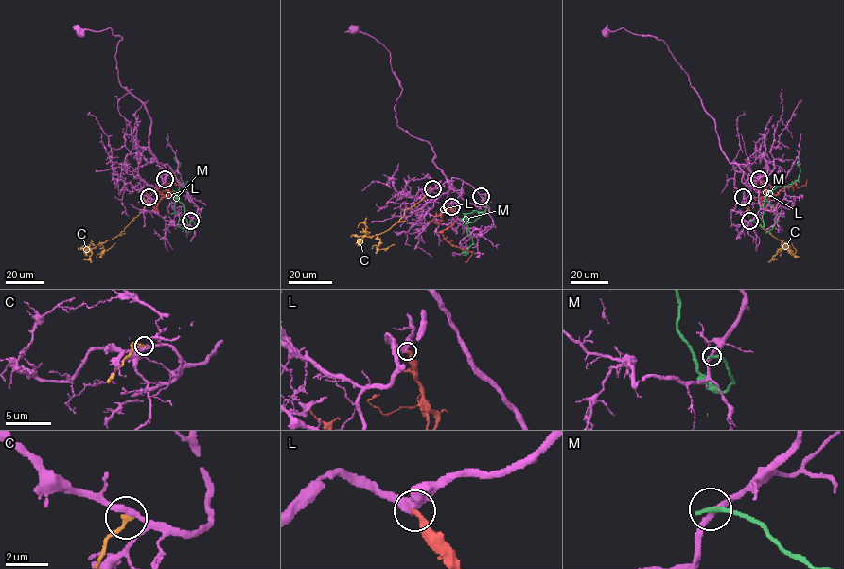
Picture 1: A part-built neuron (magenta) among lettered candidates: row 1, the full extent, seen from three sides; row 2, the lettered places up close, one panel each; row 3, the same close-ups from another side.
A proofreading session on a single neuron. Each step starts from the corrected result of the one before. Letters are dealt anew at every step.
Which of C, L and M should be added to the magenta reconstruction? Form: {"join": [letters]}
{"join": ["L"]}

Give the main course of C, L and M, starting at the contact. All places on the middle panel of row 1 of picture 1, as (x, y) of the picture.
C: (432, 188), (381, 233), (366, 236), (364, 222), (357, 227)
L: (450, 207), (458, 219), (441, 233), (449, 243), (471, 253), (465, 262)
M: (481, 196), (486, 208), (465, 215), (473, 243), (465, 255), (468, 253), (464, 250)

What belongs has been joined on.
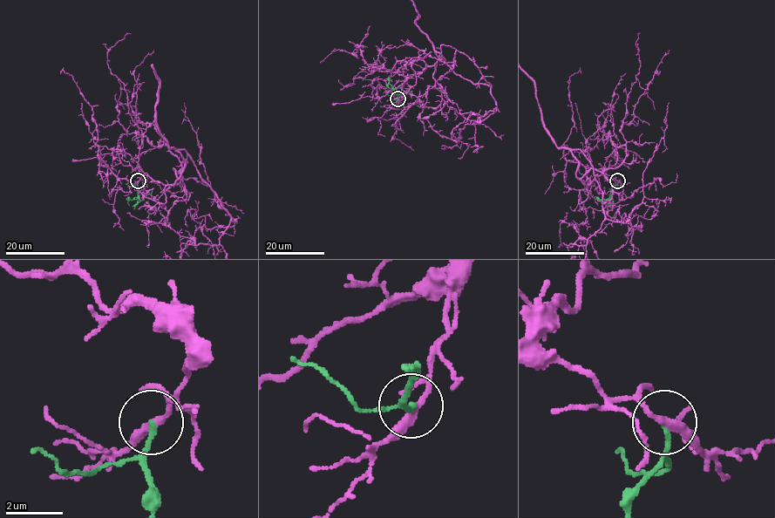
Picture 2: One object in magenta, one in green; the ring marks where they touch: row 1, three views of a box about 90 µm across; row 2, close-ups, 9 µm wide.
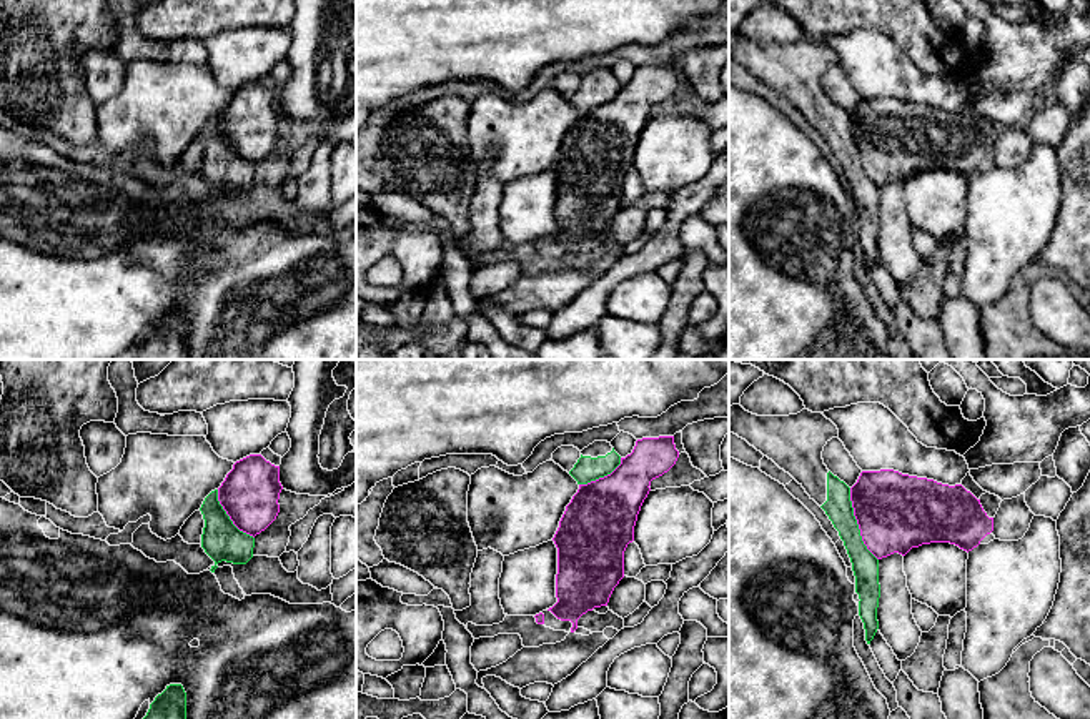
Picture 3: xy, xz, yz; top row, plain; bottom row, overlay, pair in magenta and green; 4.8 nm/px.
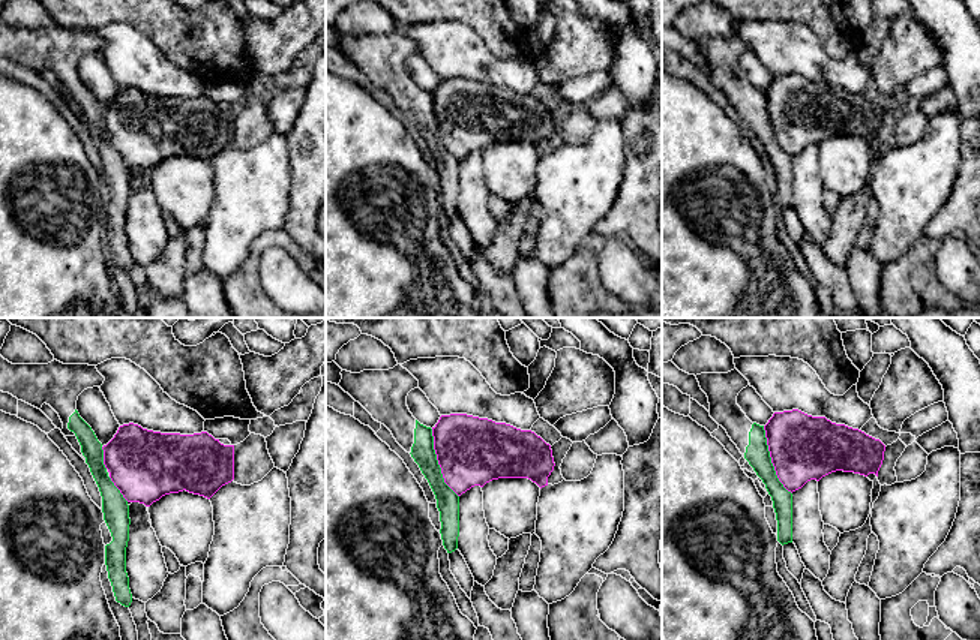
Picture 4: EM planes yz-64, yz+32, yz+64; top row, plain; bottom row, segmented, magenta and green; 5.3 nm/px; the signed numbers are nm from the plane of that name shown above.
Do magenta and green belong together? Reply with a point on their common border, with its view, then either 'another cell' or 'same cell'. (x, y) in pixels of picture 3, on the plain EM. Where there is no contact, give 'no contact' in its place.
yz (857, 150) | another cell

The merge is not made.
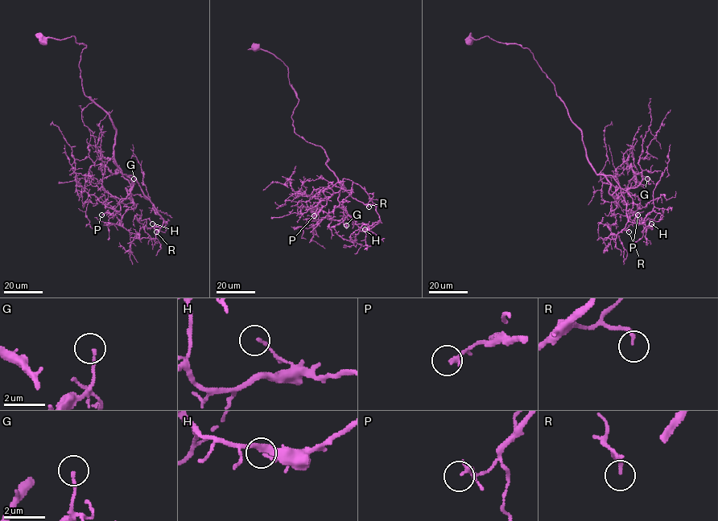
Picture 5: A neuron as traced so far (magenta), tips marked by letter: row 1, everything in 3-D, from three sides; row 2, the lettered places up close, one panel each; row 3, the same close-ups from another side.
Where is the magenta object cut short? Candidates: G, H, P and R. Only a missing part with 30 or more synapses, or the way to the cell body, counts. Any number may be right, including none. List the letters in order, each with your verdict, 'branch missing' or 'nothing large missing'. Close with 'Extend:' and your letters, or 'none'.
G: nothing large missing
H: nothing large missing
P: nothing large missing
R: branch missing
Extend: R

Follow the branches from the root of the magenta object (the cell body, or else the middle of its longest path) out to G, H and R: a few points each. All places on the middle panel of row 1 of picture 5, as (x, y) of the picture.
G: (257, 47), (287, 67), (299, 100), (294, 132), (323, 149), (345, 187), (337, 200), (346, 225)
H: (257, 47), (287, 68), (299, 100), (294, 132), (323, 149), (353, 198), (376, 207), (379, 221), (365, 229)
R: (257, 47), (287, 68), (299, 100), (294, 132), (323, 149), (338, 182), (376, 205), (369, 207)

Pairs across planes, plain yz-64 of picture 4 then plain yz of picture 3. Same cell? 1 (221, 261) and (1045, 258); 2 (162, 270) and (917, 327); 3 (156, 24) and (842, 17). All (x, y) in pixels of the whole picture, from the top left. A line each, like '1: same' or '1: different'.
1: different
2: different
3: same

